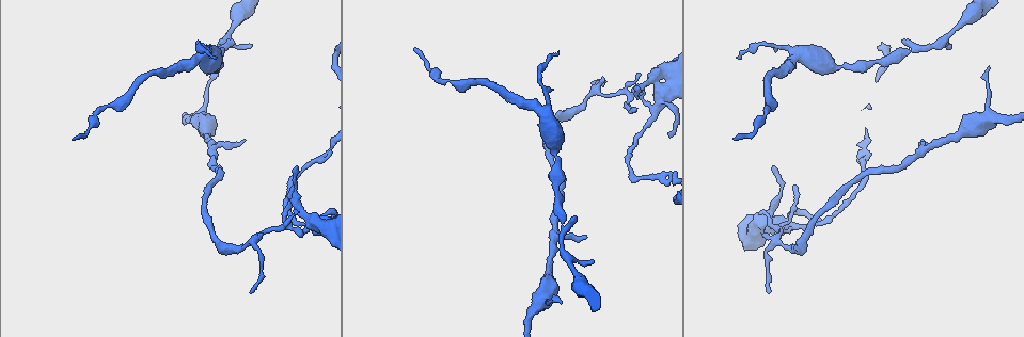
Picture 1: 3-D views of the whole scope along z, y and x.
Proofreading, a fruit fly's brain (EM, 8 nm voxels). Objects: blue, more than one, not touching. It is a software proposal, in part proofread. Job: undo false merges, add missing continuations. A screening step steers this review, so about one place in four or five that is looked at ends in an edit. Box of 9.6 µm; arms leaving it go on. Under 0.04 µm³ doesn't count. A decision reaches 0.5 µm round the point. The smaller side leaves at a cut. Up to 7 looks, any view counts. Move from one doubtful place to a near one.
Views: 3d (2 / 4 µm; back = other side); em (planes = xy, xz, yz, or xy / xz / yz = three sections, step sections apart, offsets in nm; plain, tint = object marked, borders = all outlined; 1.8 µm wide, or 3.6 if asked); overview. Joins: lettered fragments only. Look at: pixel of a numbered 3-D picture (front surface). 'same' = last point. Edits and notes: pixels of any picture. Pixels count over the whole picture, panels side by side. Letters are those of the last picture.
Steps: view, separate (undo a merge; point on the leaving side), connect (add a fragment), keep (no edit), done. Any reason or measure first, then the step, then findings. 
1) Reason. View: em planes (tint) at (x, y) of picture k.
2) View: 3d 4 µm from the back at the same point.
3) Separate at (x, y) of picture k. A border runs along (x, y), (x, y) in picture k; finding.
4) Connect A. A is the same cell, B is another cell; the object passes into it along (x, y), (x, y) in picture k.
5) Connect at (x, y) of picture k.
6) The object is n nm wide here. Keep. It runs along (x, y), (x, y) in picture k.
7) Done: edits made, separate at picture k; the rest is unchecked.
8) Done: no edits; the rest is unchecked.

Tapers out. View: em yz step 8 (tint) at (586, 236) of picture 1.

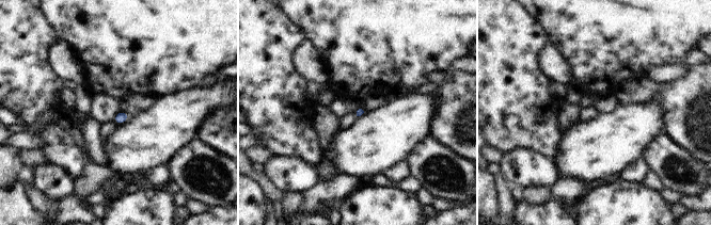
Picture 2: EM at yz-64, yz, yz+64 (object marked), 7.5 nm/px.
View: em planes (borders) at the same point.

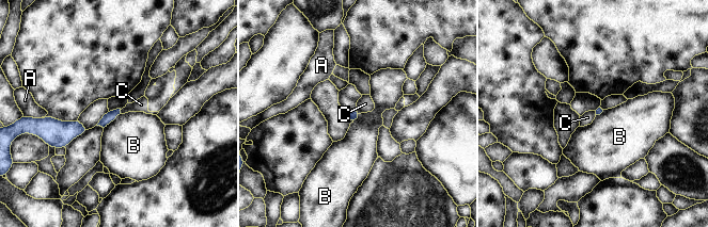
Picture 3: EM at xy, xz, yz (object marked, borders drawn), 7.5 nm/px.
Keep. A, B and C are other cells; a border runs along (120, 110), (121, 113) in picture 3; no lettered fragment goes on from it.

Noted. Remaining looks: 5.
Tapers out. View: 3d 4 µm at (593, 259) of picture 1.

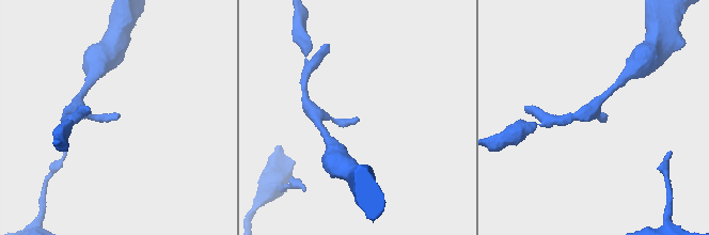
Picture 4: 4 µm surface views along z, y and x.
Need the tissue. View: em yz step 4 (tint) at (600, 117) of picture 4.

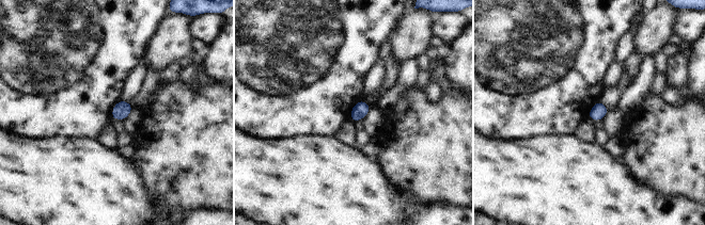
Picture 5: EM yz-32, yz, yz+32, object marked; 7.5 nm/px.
View: em xz step 8 (borders) at the same point.

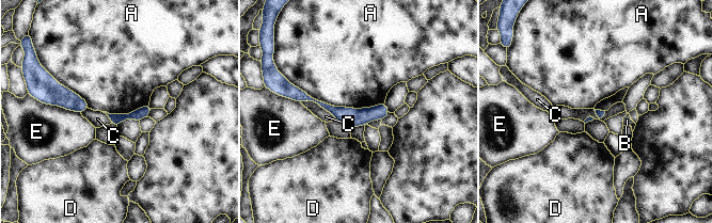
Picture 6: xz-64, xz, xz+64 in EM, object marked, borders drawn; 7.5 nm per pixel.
Keep. A, B, C, D and E are other cells; a border runs along (290, 82), (334, 106), (384, 102) in picture 6; none of them fits.

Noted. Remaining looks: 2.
View: 3d 2 µm at (214, 56) of picture 1.

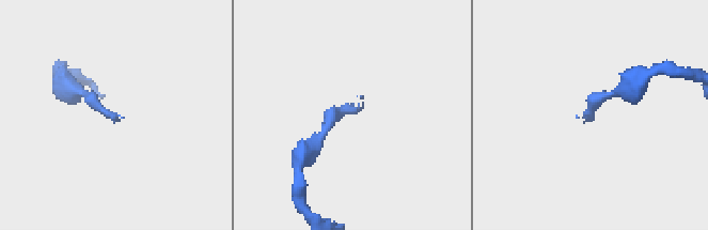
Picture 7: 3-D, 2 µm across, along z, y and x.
View: em planes (borders) at (587, 118) of picture 7.

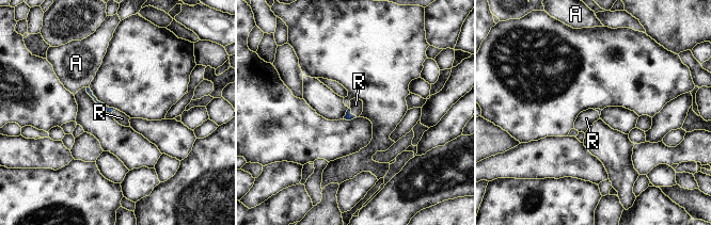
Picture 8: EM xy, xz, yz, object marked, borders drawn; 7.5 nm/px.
The longest contact is with R, 80 nm. Connect at (122, 118) of picture 8. R is the same cell, A is another cell; it goes on there.

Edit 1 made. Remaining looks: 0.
Done: edits made, connect at picture 8; the rest is unchecked.

